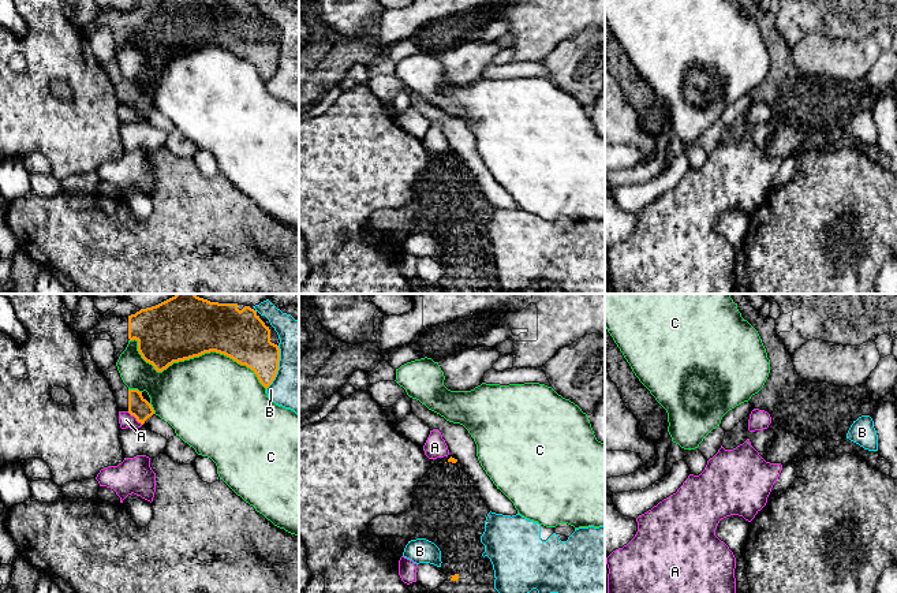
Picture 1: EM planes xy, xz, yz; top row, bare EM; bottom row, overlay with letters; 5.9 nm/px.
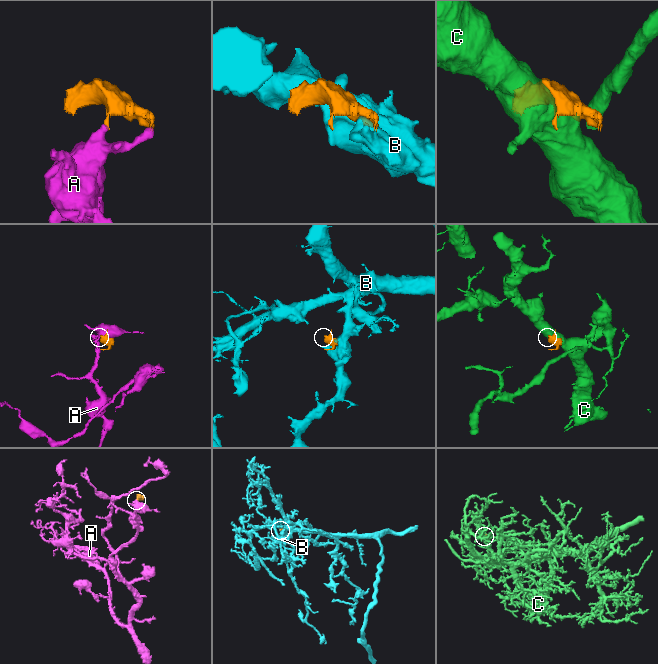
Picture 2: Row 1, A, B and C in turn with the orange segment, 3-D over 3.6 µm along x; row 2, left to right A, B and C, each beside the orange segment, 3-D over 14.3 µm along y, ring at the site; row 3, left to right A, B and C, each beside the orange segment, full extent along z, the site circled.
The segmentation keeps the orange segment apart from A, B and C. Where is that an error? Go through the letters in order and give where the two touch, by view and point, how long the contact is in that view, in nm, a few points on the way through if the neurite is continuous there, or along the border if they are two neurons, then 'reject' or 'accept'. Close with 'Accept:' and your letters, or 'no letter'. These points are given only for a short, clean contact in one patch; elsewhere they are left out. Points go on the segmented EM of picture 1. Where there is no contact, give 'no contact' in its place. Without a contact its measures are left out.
A: xy (135, 417) | 120 nm | along xy (127, 411), (142, 424) | reject
B: xy (277, 368) | 260 nm | reject
C: xy (195, 355) | 850 nm | reject
Accept: no letter

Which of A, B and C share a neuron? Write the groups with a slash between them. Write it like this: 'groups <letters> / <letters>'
groups A / B / C

